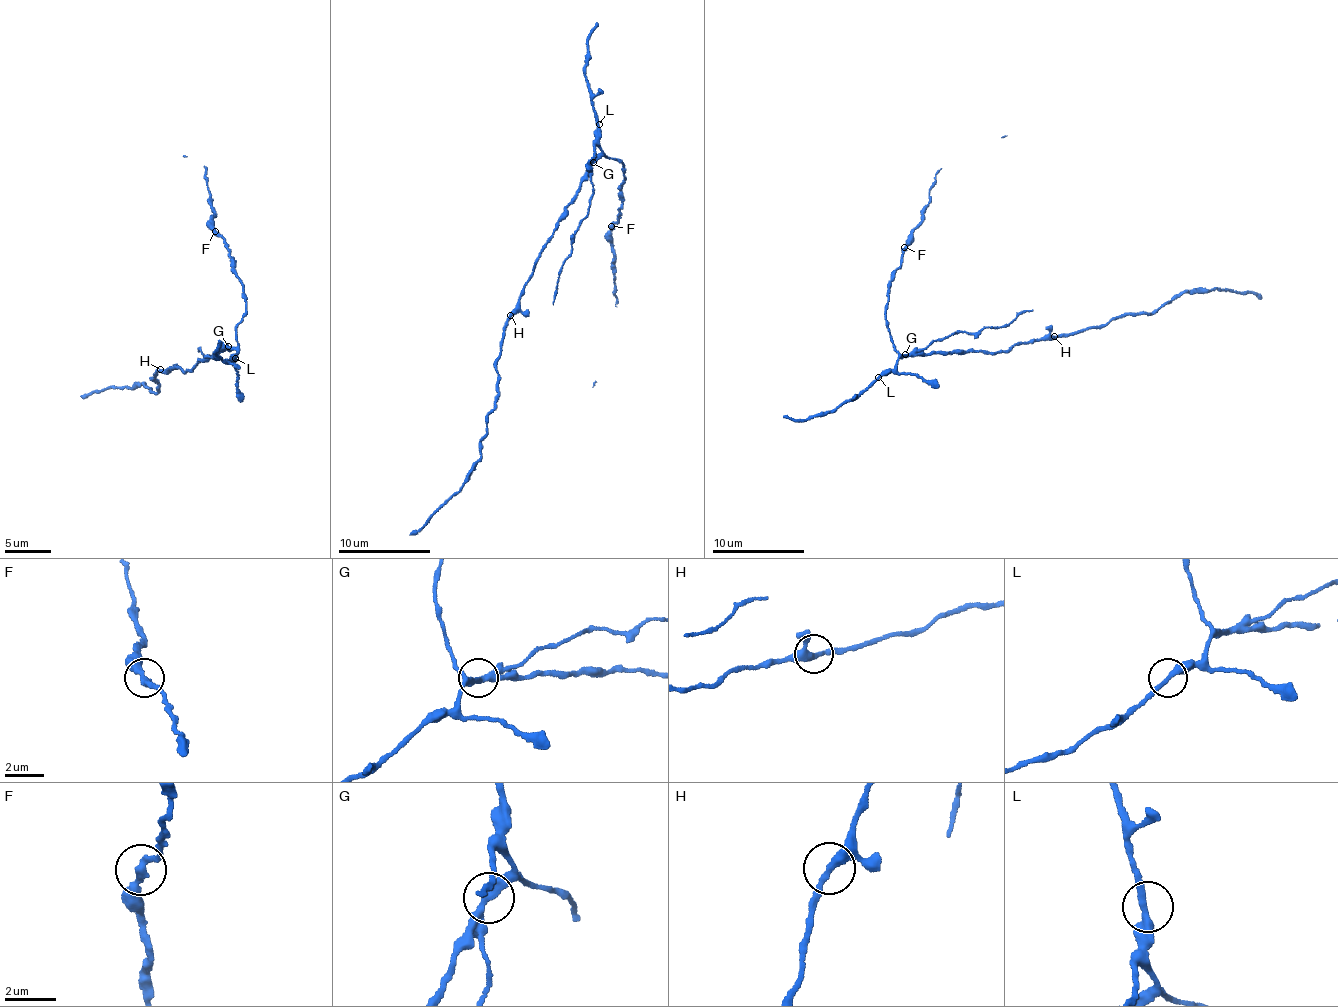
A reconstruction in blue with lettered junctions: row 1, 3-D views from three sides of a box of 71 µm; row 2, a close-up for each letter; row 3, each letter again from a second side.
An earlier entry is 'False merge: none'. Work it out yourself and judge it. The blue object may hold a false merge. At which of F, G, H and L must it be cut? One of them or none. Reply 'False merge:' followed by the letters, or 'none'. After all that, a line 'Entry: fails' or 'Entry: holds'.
False merge: G
Entry: fails

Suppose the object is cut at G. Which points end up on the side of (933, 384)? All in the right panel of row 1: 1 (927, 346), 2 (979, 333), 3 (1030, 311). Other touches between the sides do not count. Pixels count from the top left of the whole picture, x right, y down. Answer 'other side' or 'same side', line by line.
1: other side
2: other side
3: other side

